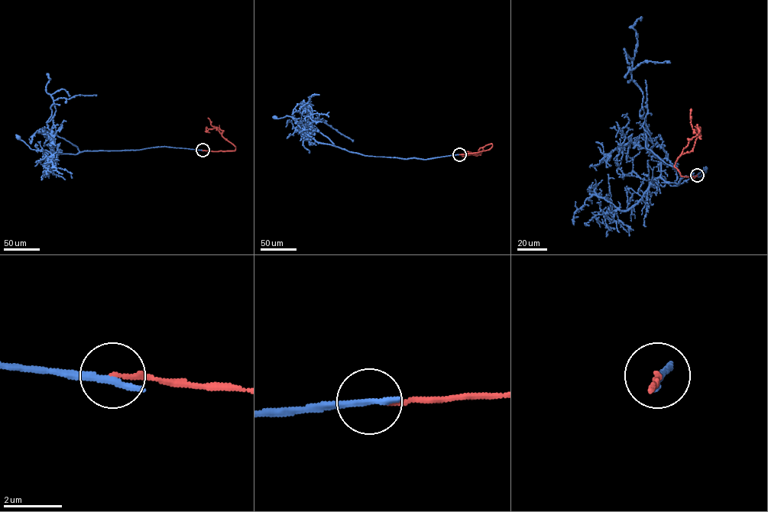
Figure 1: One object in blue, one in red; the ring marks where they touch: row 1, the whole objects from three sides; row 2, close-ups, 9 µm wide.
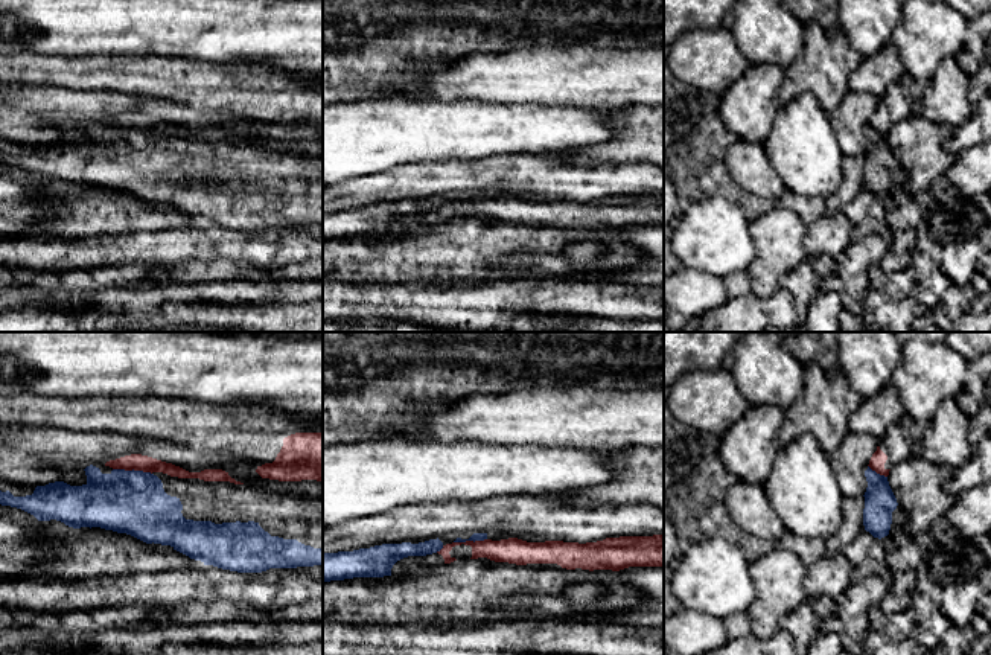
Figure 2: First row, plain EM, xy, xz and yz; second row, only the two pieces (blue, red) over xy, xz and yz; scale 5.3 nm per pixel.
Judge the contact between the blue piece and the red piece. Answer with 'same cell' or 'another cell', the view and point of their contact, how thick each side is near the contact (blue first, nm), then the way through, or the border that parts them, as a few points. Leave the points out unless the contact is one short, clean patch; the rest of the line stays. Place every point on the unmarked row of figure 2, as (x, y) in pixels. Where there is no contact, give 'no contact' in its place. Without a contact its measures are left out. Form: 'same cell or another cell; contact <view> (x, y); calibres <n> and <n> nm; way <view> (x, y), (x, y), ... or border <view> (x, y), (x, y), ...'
another cell; contact xy (133, 128); calibres 340 and 90 nm; border xy (113, 127), (142, 128), (151, 133)

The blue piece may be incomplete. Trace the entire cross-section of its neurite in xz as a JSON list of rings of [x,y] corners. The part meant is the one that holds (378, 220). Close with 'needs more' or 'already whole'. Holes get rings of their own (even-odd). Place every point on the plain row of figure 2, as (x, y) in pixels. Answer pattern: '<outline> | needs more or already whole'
[[[498,189],[489,192],[458,192],[419,203],[382,203],[353,210],[323,212],[323,242],[353,236],[391,235],[393,224],[408,215],[426,215],[440,210],[446,203],[466,200],[501,200],[516,196],[515,189]]] | needs more

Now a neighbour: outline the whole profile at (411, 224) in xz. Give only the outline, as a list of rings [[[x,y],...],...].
[[[664,193],[620,195],[597,201],[527,201],[518,196],[501,200],[466,200],[443,204],[437,212],[408,215],[397,219],[391,233],[416,235],[425,227],[451,222],[458,218],[480,218],[495,224],[508,221],[534,227],[612,228],[629,225],[664,225]]]

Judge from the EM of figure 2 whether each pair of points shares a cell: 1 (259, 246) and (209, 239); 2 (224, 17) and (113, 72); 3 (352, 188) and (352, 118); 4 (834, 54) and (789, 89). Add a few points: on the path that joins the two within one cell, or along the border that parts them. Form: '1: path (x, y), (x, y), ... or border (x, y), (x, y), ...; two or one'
1: path (247, 246), (221, 244); one
2: border (111, 55), (166, 55), (183, 58); two
3: border (387, 171), (343, 178), (338, 183); two
4: path (824, 64), (799, 79); one

